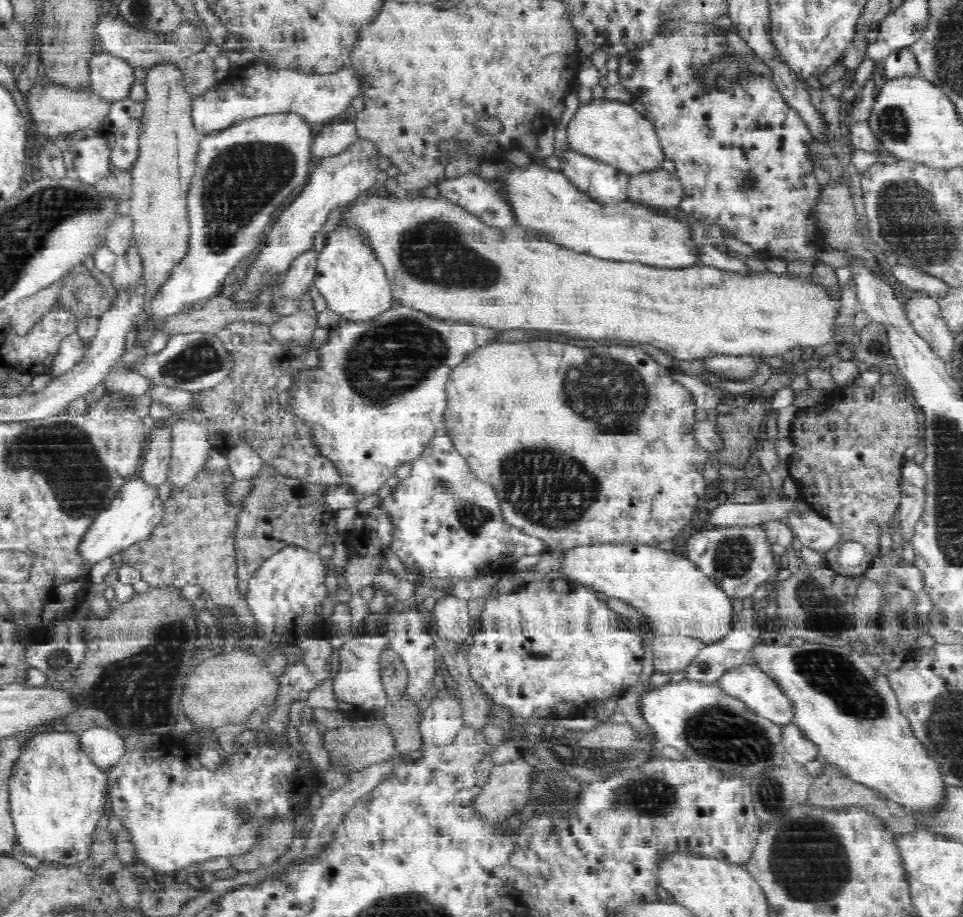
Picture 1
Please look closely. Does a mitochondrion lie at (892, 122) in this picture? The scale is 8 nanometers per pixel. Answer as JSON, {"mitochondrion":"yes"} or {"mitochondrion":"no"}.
{"mitochondrion":"yes"}

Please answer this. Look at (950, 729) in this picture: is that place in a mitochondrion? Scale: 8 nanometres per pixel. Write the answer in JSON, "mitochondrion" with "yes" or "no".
{"mitochondrion":"yes"}

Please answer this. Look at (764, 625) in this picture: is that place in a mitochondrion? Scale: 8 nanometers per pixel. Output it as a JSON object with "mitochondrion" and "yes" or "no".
{"mitochondrion":"no"}

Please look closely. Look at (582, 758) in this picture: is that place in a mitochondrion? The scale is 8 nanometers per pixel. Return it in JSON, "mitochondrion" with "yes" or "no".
{"mitochondrion":"yes"}

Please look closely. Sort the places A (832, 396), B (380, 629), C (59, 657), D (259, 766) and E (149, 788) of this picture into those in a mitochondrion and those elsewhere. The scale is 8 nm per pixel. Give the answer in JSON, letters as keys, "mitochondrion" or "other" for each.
{"A":"other","B":"other","C":"mitochondrion","D":"other","E":"other"}

